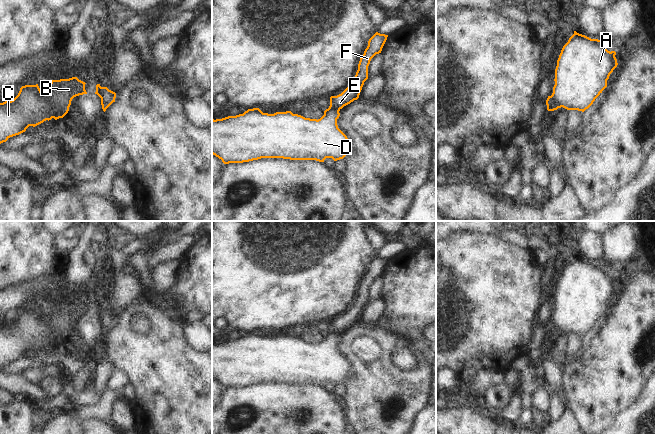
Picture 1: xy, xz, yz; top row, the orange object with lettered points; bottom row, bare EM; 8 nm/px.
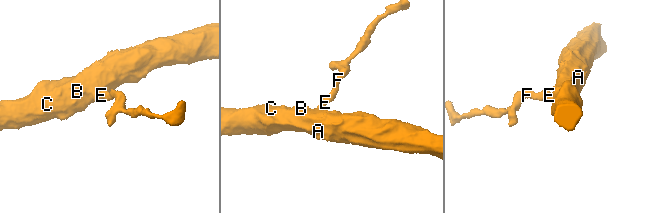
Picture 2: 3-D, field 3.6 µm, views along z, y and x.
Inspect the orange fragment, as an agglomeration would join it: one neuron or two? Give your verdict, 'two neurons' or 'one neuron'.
one neuron

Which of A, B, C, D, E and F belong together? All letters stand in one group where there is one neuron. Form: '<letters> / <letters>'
A B C D E F

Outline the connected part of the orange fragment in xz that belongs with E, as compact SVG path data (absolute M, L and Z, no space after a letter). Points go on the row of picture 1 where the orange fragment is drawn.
M376 32L360 58L358 70L348 87L339 95L330 97L330 106L320 119L305 118L291 111L263 113L259 108L248 109L243 114L212 119L212 154L224 164L243 163L261 158L283 158L290 160L316 160L326 158L343 159L352 148L351 141L338 128L339 111L359 98L364 82L368 79L371 59L381 53L388 35Z

